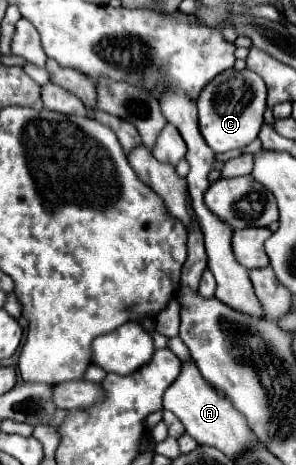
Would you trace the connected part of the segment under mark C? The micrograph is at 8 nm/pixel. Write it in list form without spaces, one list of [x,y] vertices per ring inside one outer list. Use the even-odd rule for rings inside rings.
[[[235,69],[223,71],[201,91],[201,95],[197,99],[201,135],[205,137],[207,145],[215,153],[243,149],[257,137],[257,133],[263,125],[265,107],[267,107],[267,87],[257,73],[253,73],[249,69],[243,69],[241,73],[237,73]],[[221,83],[225,83],[229,87],[229,93],[227,91],[219,93]]]

